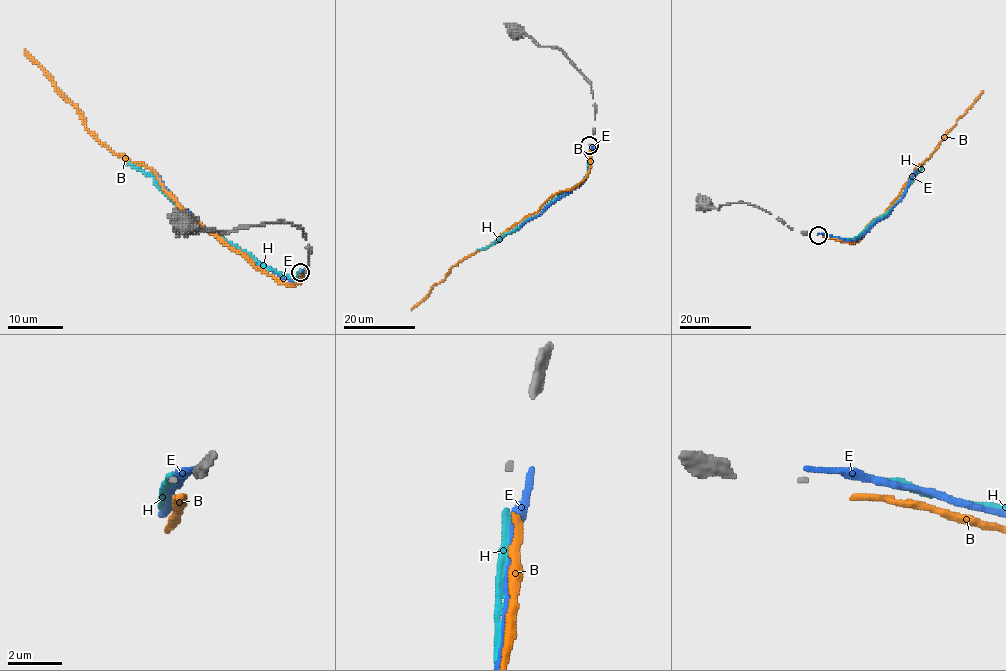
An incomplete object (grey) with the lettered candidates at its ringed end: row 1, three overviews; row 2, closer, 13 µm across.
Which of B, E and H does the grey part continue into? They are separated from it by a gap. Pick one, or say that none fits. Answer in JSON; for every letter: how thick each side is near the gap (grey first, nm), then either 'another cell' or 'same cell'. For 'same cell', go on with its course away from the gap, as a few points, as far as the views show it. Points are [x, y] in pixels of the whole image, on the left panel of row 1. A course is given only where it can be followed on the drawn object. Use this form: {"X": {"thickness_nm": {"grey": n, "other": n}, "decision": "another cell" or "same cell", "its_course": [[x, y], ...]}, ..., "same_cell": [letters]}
{"B": {"thickness_nm": {"grey": 130, "other": 240}, "decision": "another cell"}, "E": {"thickness_nm": {"grey": 130, "other": 240}, "decision": "another cell"}, "H": {"thickness_nm": {"grey": 130, "other": 240}, "decision": "another cell"}, "same_cell": []}

